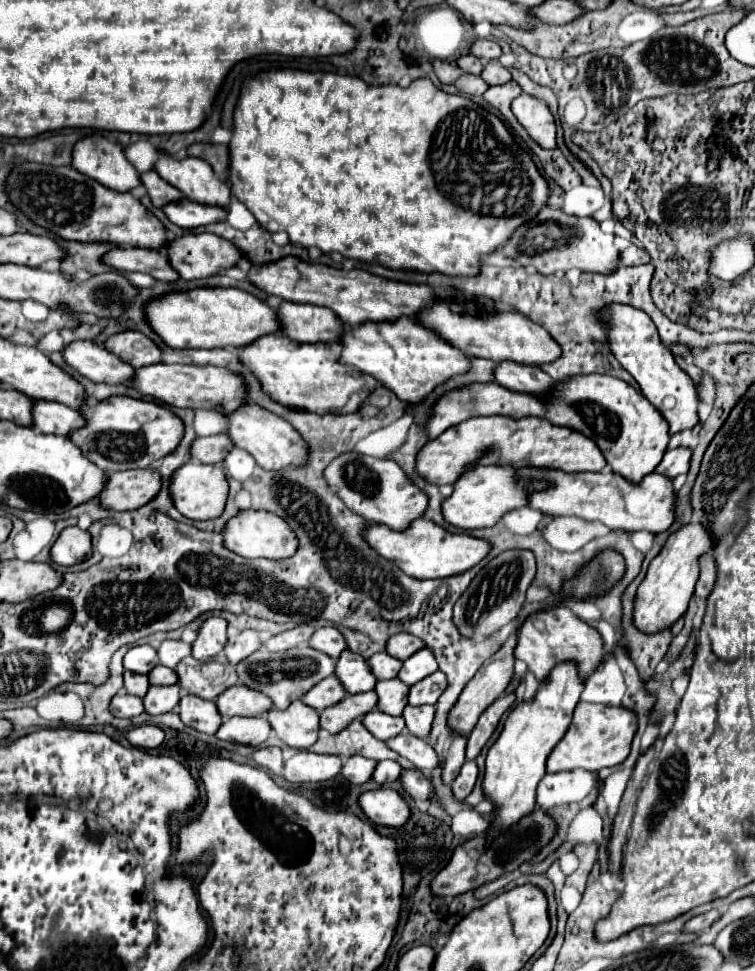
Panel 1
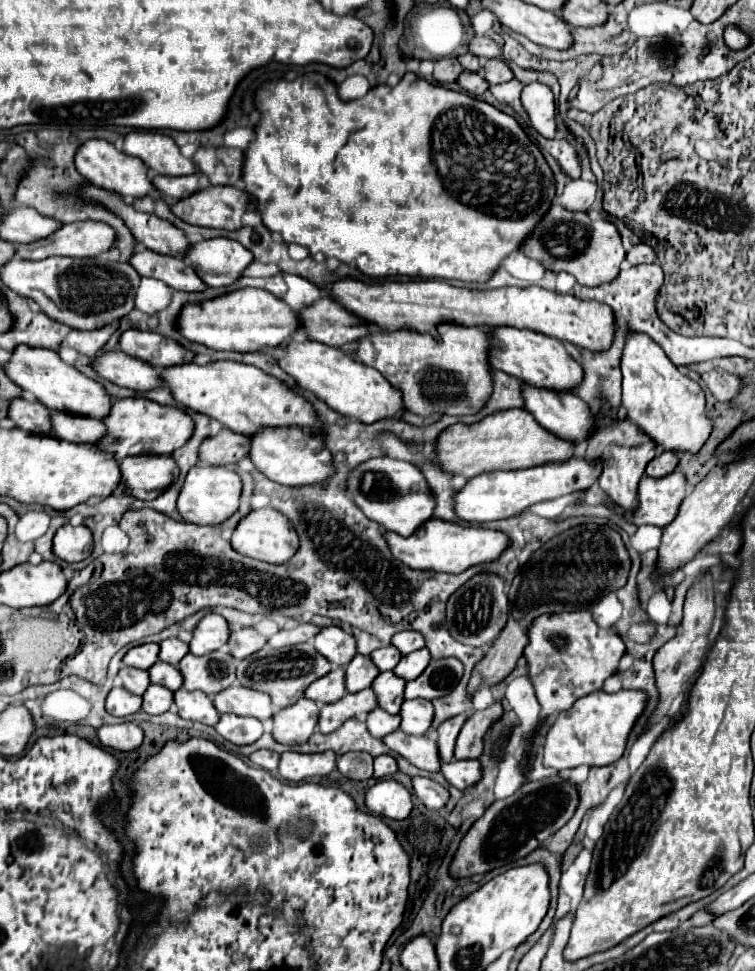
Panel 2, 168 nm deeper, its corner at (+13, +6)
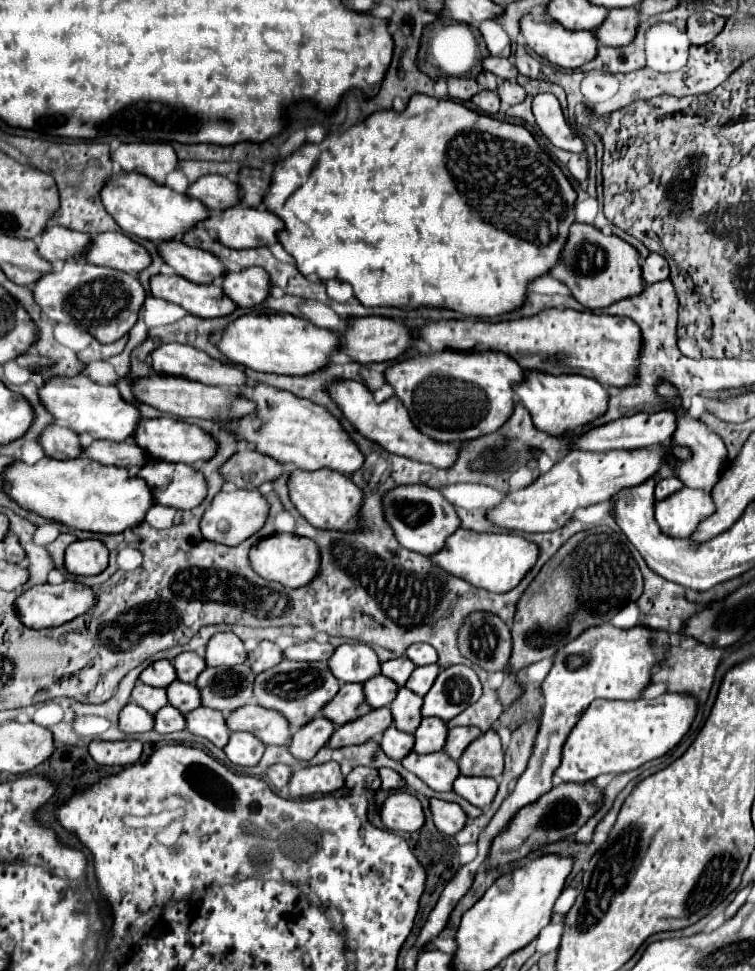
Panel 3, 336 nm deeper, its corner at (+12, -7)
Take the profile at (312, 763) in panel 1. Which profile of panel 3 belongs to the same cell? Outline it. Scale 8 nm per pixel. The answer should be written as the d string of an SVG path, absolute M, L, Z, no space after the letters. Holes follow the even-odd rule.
M327 761L323 765L305 767L293 773L289 781L291 797L311 797L311 795L329 795L341 789L345 783L343 773L335 761Z

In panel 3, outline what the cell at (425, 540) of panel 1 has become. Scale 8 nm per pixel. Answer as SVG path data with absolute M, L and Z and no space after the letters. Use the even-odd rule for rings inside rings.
M459 529L447 539L447 549L431 557L435 565L455 573L465 581L471 581L475 587L487 589L491 593L507 593L515 589L523 577L533 569L539 559L539 545L523 539L515 533L477 533L469 529Z

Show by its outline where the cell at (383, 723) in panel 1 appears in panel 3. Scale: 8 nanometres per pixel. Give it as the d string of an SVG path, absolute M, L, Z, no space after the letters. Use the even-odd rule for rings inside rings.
M391 725L381 739L381 749L385 751L387 757L395 761L405 759L413 751L413 745L415 745L415 737L411 733L399 731L395 725Z

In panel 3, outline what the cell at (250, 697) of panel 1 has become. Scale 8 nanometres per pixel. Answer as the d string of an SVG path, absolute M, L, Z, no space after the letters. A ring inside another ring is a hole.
M255 703L235 709L235 713L231 713L227 717L227 727L231 731L253 733L265 745L281 747L281 745L289 745L289 741L291 741L289 721L281 713L265 709Z

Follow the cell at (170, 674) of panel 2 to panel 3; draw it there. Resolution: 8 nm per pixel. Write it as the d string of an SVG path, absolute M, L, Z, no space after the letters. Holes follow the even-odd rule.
M173 681L173 685L167 687L167 693L171 697L171 705L181 713L189 713L201 707L201 693L199 693L199 687L193 683Z

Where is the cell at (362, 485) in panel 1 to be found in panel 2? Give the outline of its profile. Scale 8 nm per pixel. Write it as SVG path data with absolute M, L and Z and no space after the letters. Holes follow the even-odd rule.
M380 456L370 458L354 466L348 474L348 490L346 496L374 522L378 522L386 530L394 530L400 536L410 536L422 522L432 518L434 498L422 476L422 472L404 460Z

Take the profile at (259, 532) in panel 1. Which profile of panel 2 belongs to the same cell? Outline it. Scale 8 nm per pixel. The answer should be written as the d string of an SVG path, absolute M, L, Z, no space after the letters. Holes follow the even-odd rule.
M262 508L262 510L252 510L248 516L244 516L238 522L230 542L232 542L232 548L238 550L240 554L246 554L250 558L264 560L270 564L284 564L298 548L298 534L290 524L290 520L286 520L286 516L282 516L274 508Z

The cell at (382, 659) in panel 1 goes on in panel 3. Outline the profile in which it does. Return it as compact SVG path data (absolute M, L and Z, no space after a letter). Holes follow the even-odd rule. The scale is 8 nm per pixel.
M407 655L397 657L397 659L391 659L391 661L385 661L385 663L381 665L381 673L383 673L385 677L393 679L393 681L399 683L399 685L405 685L405 681L409 679L409 675L411 675L413 669L415 669L415 665L413 665L413 661L411 661Z

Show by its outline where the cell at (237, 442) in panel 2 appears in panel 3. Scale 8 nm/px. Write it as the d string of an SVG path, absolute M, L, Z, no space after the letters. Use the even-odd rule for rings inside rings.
M243 449L223 465L221 473L239 489L255 489L267 481L279 479L283 475L283 465L273 457Z

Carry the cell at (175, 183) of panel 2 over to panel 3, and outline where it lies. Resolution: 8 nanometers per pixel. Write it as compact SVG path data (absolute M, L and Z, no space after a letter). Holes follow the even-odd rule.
M205 175L187 189L189 197L199 199L211 213L225 211L241 203L239 185L221 175Z

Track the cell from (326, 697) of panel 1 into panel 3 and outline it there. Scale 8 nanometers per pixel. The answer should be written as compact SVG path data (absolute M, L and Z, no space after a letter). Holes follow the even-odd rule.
M345 683L339 689L339 697L335 697L335 701L331 701L331 705L327 705L327 709L323 709L323 715L329 721L333 721L335 727L341 727L349 721L355 721L355 719L371 713L371 711L373 711L373 707L365 699L363 685Z

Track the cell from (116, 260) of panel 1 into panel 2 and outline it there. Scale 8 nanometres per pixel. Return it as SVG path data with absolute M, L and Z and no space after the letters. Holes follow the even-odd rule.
M140 250L134 252L128 260L140 276L150 276L156 280L162 280L174 290L184 290L184 292L200 292L206 288L202 280L198 280L196 272L182 260L182 258L172 258L172 256L162 256L152 250Z

